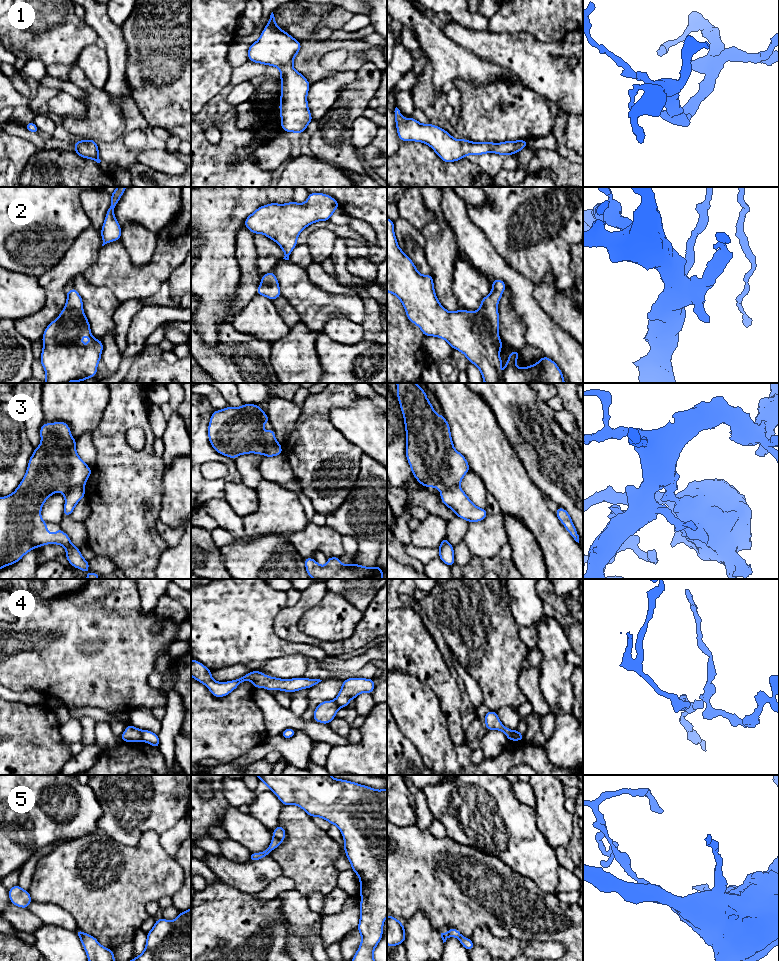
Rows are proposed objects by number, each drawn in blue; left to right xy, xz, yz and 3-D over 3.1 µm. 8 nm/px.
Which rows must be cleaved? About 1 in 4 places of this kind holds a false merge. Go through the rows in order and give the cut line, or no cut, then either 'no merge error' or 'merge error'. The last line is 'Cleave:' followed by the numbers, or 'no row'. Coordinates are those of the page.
1: no cut; no merge error
2: no cut; no merge error
3: cut in xy along (84, 483), (74, 485), (62, 492); merge error
4: cut in xy along (140, 730), (142, 739); merge error
5: cut in xz along (273, 836), (280, 843); merge error
Cleave: 3, 4, 5

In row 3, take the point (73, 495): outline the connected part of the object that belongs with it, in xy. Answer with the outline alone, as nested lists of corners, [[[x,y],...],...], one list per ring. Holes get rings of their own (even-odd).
[[[85,484],[77,485],[62,492],[65,498],[64,516],[70,516],[77,503],[85,497]]]

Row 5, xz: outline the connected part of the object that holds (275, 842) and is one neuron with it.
[[[273,837],[271,844],[265,851],[259,852],[259,853],[250,853],[250,862],[253,862],[268,856],[269,853],[274,849],[276,849],[279,845],[280,845],[280,840],[277,839],[276,837]]]

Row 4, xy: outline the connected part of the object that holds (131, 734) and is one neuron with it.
[[[129,723],[120,738],[121,738],[121,741],[124,741],[124,742],[136,743],[142,740],[142,733],[140,729],[132,726]]]

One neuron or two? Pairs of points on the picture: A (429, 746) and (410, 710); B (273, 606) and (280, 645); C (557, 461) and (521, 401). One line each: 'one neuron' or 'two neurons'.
A: one neuron
B: one neuron
C: one neuron

